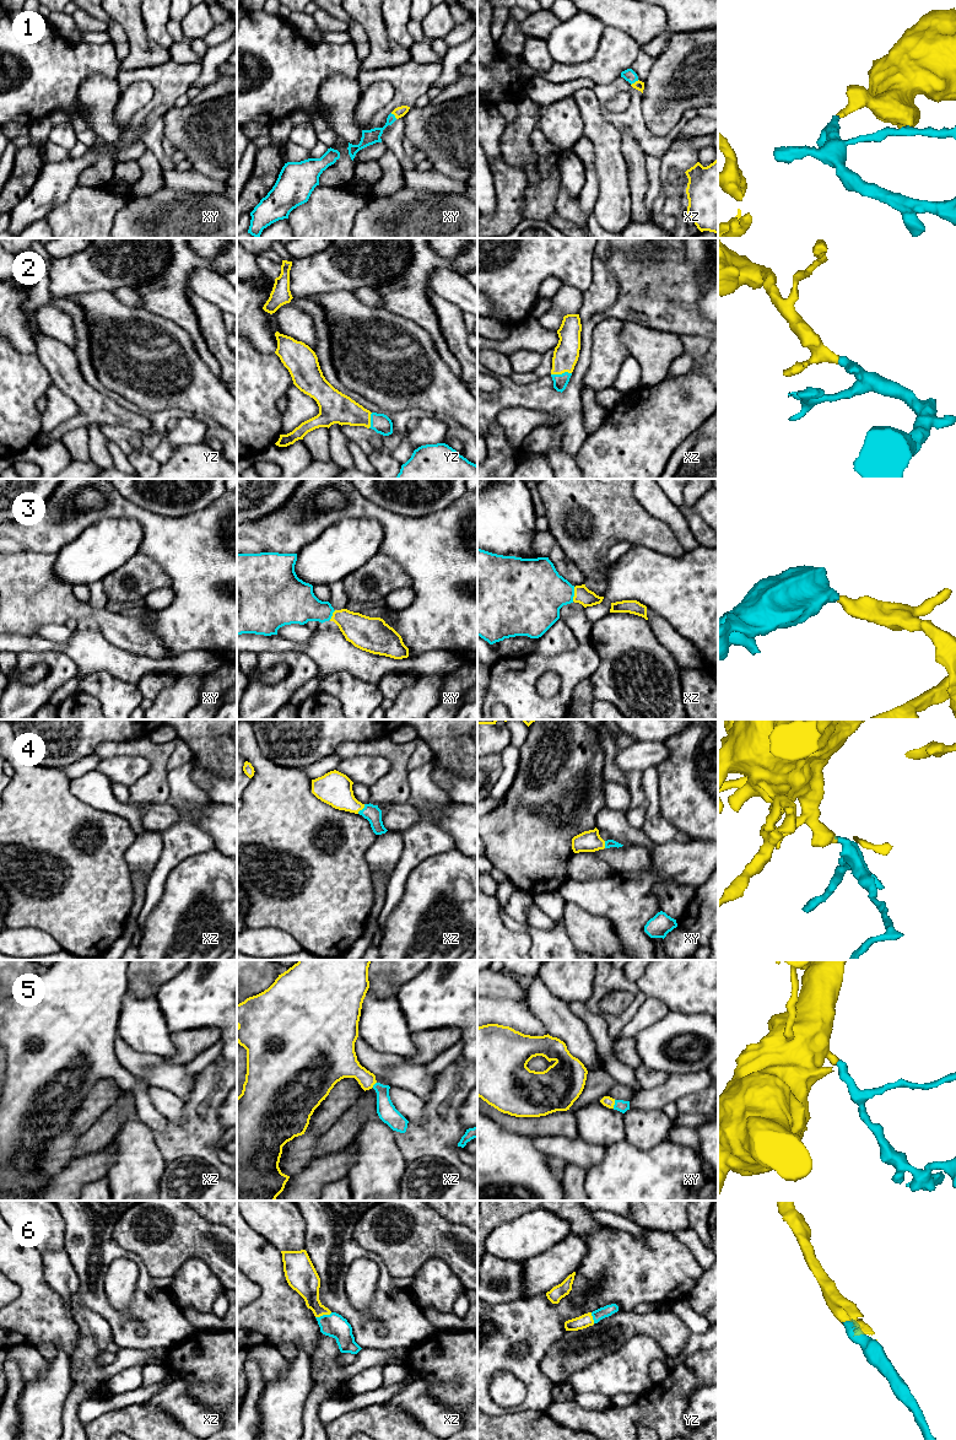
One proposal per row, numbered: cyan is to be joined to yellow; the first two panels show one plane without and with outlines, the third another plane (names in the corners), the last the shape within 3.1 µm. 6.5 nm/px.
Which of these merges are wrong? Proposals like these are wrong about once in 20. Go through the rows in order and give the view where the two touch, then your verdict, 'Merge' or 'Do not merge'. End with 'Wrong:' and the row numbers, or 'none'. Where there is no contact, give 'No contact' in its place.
1: Touches yellow in xz. Merge
2: Touches yellow in xz. Merge
3: Touches yellow in xz. Merge
4: Touches yellow in xz. Merge
5: Touches yellow in xy. Merge
6: Touches yellow in xz. Merge
Wrong: none

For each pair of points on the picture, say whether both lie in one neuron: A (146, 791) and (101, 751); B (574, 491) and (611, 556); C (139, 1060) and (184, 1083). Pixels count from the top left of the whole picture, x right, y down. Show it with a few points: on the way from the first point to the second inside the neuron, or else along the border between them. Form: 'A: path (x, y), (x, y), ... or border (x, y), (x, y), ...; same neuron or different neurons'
A: path (155, 770), (155, 760), (142, 748), (122, 748); same neuron
B: border (632, 543), (619, 541), (614, 544), (599, 564); different neurons
C: path (150, 1066), (158, 1073), (173, 1078); same neuron

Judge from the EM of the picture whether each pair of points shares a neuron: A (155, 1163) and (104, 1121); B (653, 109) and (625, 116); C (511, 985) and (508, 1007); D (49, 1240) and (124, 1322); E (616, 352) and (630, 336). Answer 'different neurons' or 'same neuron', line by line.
A: different neurons
B: different neurons
C: different neurons
D: different neurons
E: different neurons

